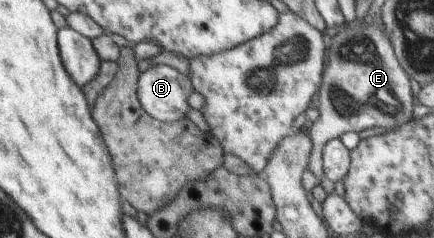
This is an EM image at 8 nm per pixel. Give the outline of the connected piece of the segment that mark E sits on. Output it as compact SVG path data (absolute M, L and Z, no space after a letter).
M358 19L335 35L328 47L328 63L319 87L319 117L308 132L313 148L307 169L324 180L323 145L347 131L366 131L372 127L402 125L412 119L412 84L409 75L398 63L391 42L380 28L360 23Z

